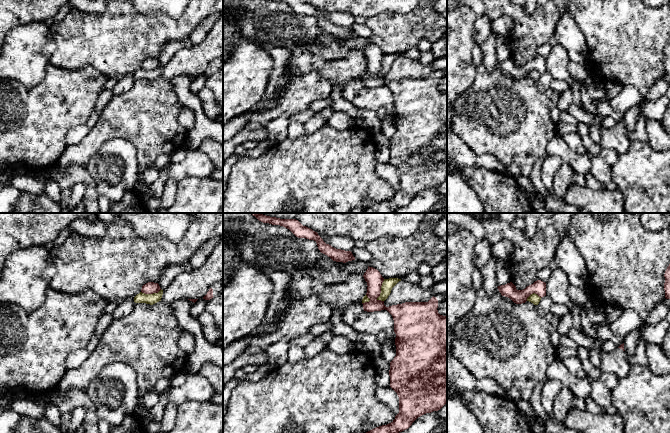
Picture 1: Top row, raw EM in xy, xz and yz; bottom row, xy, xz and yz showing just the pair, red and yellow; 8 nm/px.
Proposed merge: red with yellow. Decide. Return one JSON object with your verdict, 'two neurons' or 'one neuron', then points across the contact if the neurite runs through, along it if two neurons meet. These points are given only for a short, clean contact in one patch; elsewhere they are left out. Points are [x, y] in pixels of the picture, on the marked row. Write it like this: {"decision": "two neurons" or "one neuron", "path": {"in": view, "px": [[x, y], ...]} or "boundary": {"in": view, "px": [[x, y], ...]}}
{"decision": "two neurons", "boundary": {"in": "xz", "px": [[384, 279], [380, 295], [377, 298], [381, 301]]}}

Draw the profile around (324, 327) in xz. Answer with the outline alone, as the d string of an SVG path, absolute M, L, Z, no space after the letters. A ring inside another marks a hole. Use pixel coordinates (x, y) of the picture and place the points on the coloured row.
M329 320L327 322L319 323L319 324L312 326L309 330L309 333L317 336L322 333L332 331L332 328L333 328L333 325L332 325L331 321Z

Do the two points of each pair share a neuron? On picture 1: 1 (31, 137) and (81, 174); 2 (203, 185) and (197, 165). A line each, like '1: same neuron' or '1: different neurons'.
1: different neurons
2: different neurons

